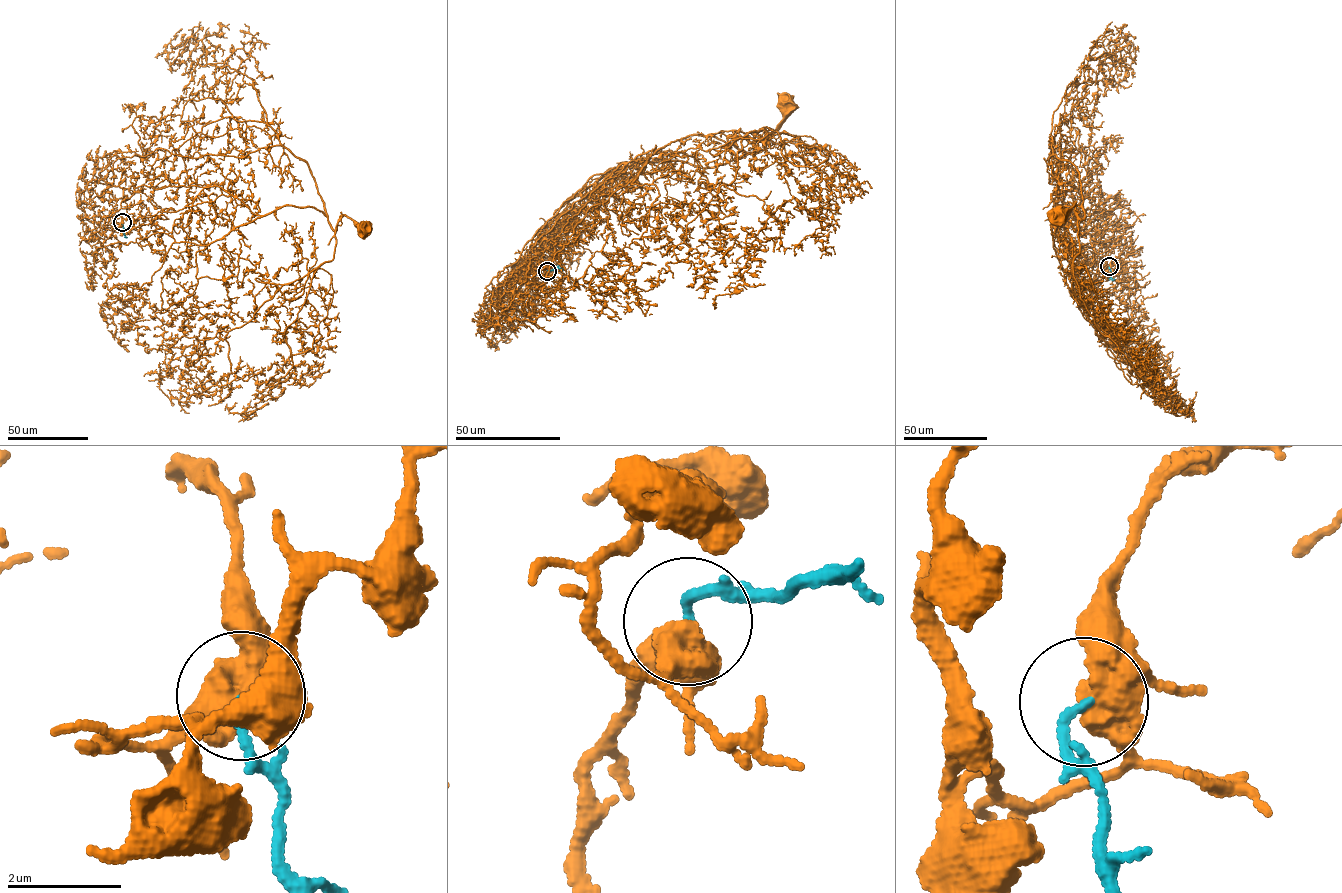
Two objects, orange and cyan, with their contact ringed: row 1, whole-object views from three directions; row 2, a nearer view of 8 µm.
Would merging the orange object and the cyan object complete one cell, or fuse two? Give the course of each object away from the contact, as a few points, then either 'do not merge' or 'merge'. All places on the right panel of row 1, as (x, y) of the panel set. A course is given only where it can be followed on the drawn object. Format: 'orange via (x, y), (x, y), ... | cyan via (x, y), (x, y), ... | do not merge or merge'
orange via (1109, 266), (1108, 278), (1094, 239), (1056, 215), (1052, 234), (1061, 207), (1084, 216), (1075, 202), (1059, 212) | cyan via (1109, 266), (1111, 278), (1114, 278) | do not merge

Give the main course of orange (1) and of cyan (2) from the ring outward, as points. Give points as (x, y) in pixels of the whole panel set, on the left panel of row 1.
1: (121, 222), (104, 226), (135, 188), (196, 185), (259, 215), (310, 207), (334, 230), (345, 215), (365, 226)
2: (121, 222), (127, 237)

